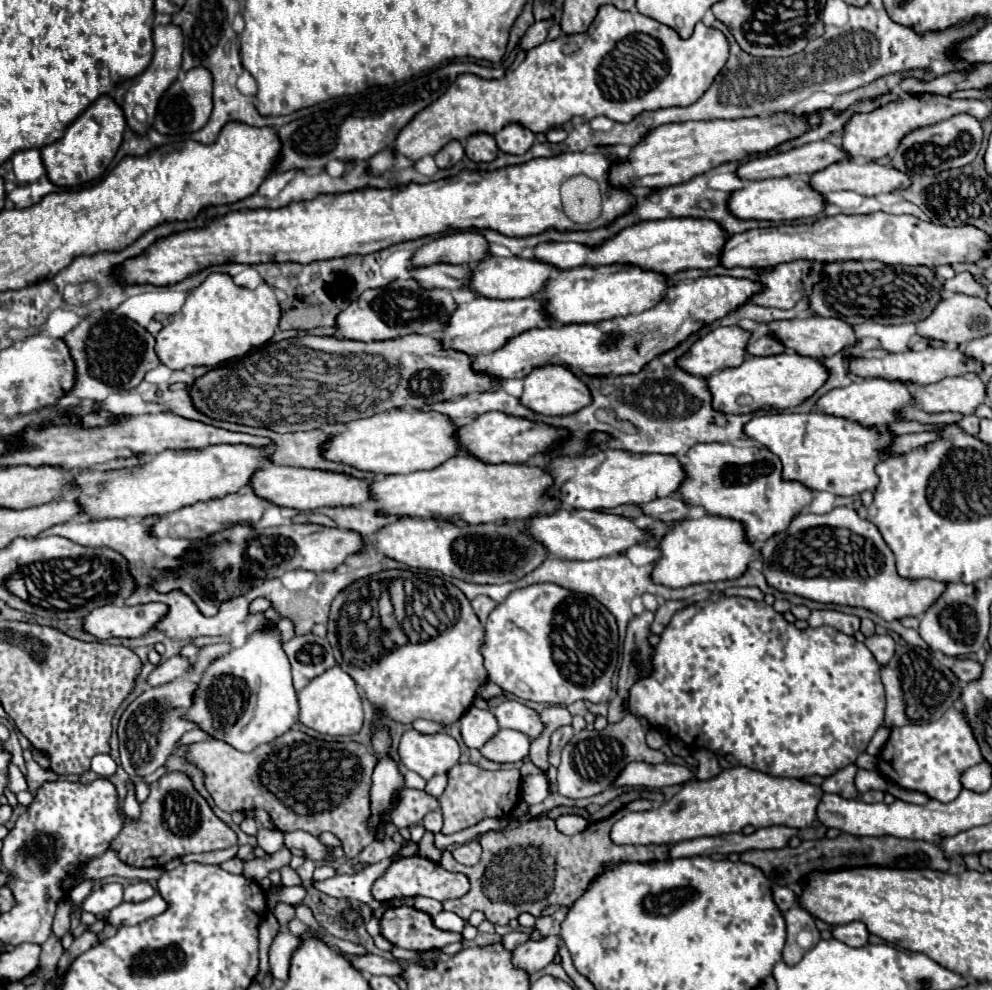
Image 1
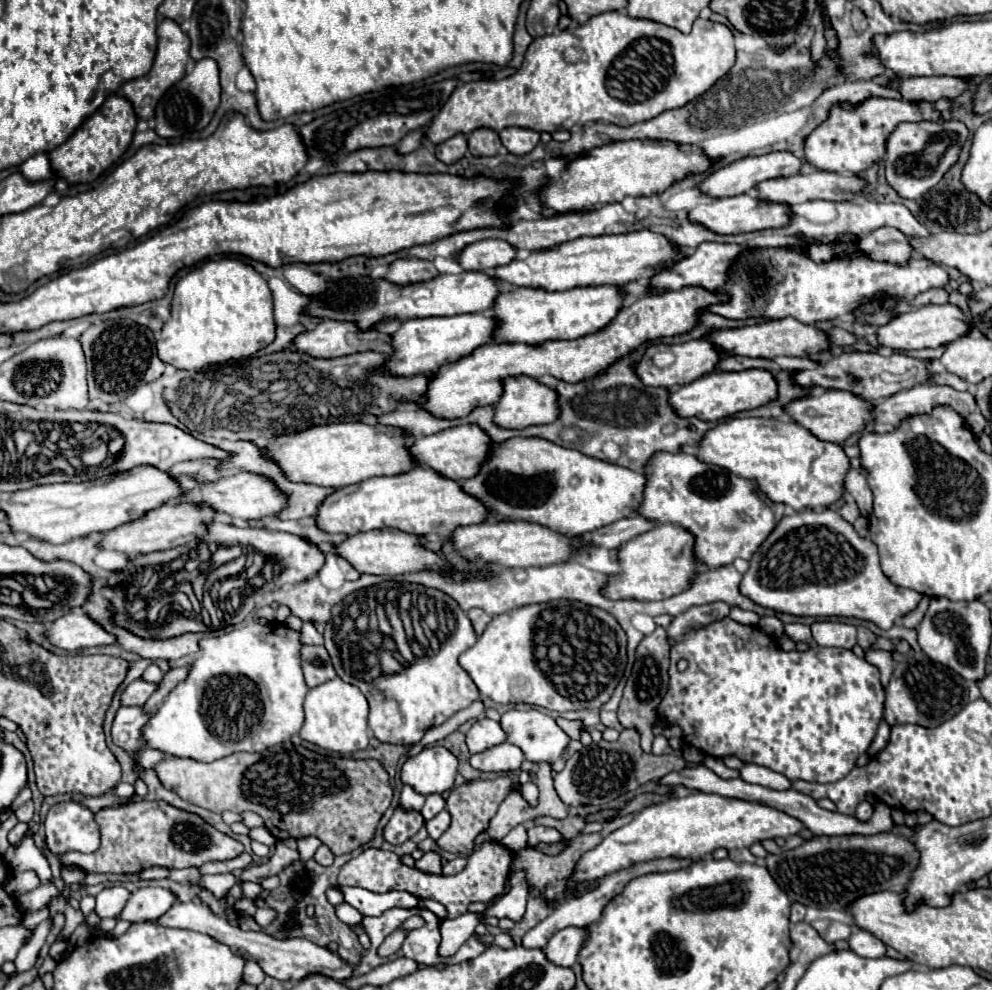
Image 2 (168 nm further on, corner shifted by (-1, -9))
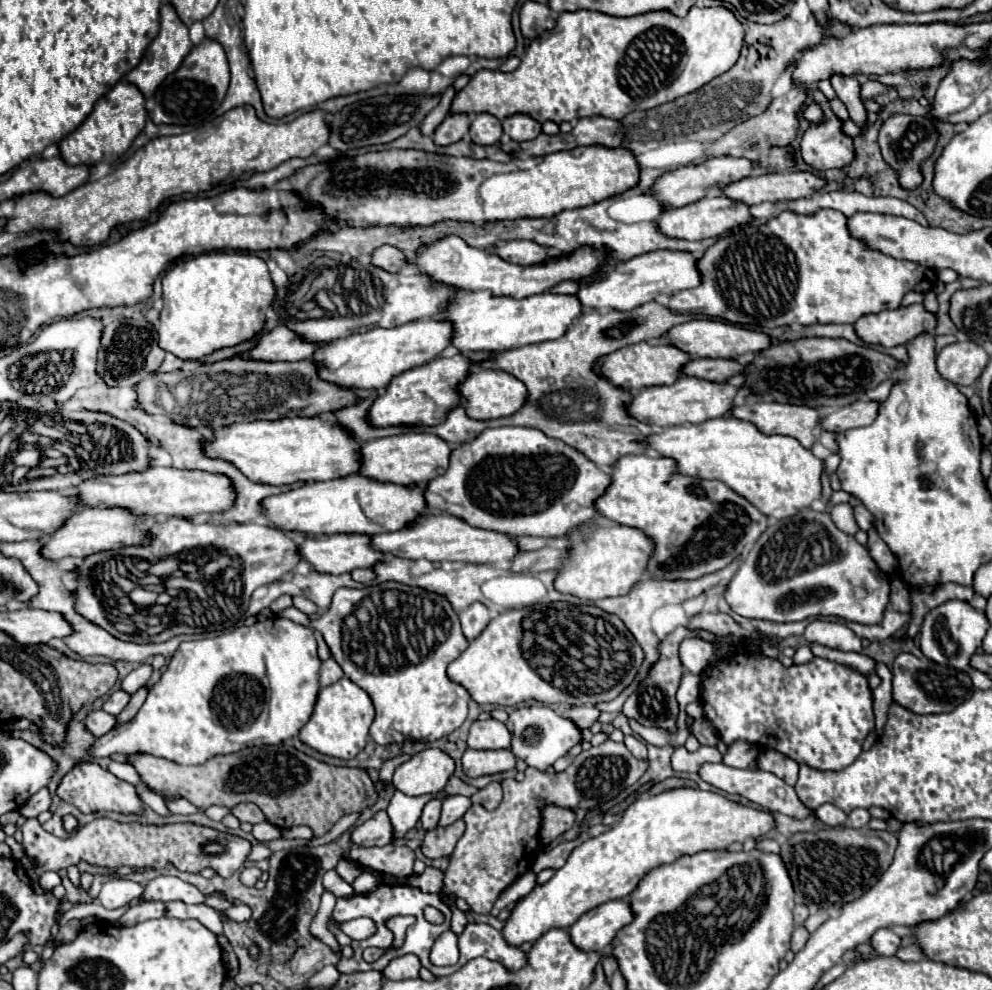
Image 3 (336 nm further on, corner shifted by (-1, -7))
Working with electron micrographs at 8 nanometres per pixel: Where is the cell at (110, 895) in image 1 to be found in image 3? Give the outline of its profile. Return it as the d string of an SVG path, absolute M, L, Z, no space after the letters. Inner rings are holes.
M109 879L103 883L103 889L99 893L99 901L105 909L117 909L123 907L125 903L129 903L131 899L141 897L143 893L143 885L129 881L129 879Z

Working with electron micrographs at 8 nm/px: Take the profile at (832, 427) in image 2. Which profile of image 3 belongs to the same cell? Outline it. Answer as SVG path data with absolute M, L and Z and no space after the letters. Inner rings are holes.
M753 403L735 407L733 415L755 423L763 433L797 437L807 449L815 443L815 429L821 425L821 411L807 405L789 403Z

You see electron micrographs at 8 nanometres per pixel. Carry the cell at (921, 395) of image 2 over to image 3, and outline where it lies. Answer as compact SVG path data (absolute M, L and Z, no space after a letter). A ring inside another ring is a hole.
M873 399L855 401L853 405L841 407L837 411L831 411L829 415L825 415L821 421L821 429L841 433L841 431L847 431L853 427L871 425L877 419L879 407L881 407L881 403L873 401Z

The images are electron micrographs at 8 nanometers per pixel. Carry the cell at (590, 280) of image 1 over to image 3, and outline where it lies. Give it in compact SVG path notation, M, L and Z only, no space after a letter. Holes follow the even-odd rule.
M459 291L447 309L447 319L453 321L453 343L461 353L483 351L503 353L531 343L551 341L561 337L571 323L581 315L583 305L577 295L539 293L525 299L497 297L489 291Z

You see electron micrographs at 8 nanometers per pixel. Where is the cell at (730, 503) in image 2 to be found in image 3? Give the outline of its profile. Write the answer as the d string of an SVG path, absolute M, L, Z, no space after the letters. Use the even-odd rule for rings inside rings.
M625 455L613 465L611 477L611 487L597 499L597 511L653 537L655 551L647 571L655 579L697 579L719 571L767 529L767 517L745 497L719 479L683 475L671 457Z

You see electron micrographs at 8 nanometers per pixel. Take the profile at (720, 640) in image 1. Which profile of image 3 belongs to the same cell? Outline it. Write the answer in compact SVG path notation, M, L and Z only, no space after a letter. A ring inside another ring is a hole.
M735 651L731 657L721 659L703 671L701 699L707 721L717 729L725 745L745 741L759 749L775 749L795 759L799 765L817 771L841 771L849 767L859 757L865 737L875 729L873 691L867 675L821 657L813 657L813 661L803 665L785 667L779 659L765 657L757 651Z

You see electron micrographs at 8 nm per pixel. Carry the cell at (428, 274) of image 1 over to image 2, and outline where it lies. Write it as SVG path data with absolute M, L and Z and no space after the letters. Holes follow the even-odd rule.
M407 257L407 259L395 259L389 265L385 279L389 279L391 283L419 283L425 279L433 279L435 275L437 271L431 261Z

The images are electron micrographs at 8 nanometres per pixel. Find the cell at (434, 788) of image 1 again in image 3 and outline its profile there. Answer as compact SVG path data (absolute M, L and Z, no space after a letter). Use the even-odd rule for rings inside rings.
M431 799L425 807L423 807L423 815L421 815L421 825L425 831L435 829L437 821L439 821L439 813L441 813L441 799Z

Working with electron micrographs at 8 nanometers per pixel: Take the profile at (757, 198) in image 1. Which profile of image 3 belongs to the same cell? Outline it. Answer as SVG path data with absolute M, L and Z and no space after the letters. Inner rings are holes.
M713 195L713 197L703 197L697 203L685 205L685 207L677 207L677 209L669 209L663 213L663 217L659 219L659 229L667 235L667 237L677 237L677 239L707 239L707 237L719 237L725 231L737 227L737 225L745 225L751 223L753 215L749 211L749 205L741 203L741 201L733 201L725 195Z

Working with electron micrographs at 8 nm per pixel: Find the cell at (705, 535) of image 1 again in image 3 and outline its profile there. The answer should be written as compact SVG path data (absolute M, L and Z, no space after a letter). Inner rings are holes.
M589 523L567 535L567 539L571 541L569 565L559 567L555 589L583 599L627 595L647 573L649 559L655 551L655 543L649 535L645 535L641 529L631 529L627 525L605 527L601 523Z

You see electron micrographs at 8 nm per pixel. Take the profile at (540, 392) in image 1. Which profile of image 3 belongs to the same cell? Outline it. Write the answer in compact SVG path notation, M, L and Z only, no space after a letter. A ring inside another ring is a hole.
M475 369L461 383L459 393L463 397L463 405L467 407L469 417L481 419L481 421L511 417L525 405L525 401L529 397L525 383L521 383L517 377L513 377L511 373L505 373L501 369Z

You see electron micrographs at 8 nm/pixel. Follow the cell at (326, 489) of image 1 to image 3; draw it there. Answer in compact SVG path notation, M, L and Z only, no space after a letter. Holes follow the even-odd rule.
M149 467L143 473L95 477L79 485L79 497L85 507L127 507L135 513L143 513L155 521L167 517L193 517L193 515L215 515L233 507L237 491L227 475L187 469L165 469Z

